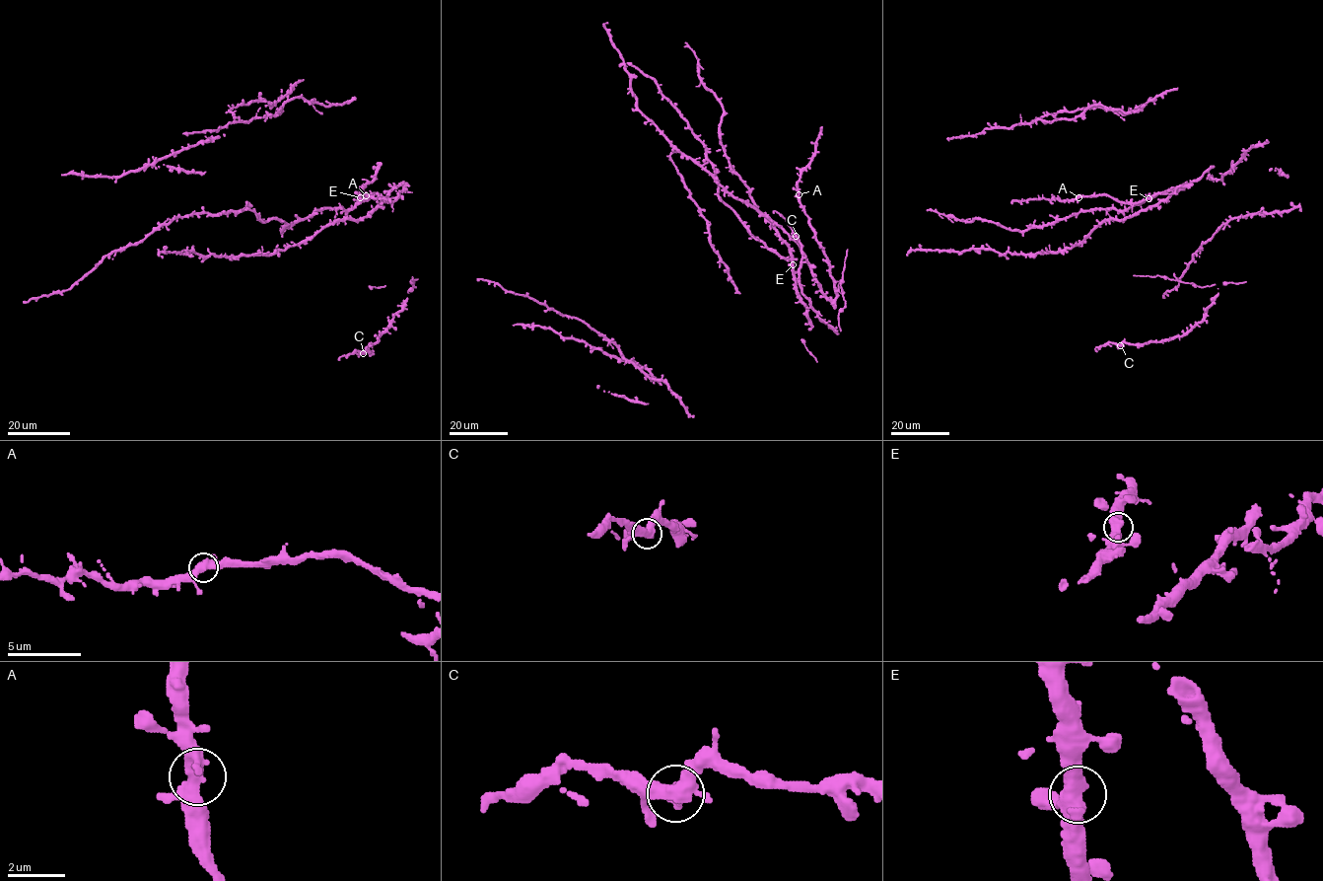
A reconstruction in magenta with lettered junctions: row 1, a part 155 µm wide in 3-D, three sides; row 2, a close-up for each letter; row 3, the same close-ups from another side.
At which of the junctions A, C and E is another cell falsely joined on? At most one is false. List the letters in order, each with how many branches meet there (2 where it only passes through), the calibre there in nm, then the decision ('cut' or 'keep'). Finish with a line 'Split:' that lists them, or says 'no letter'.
A: branches 4; calibre 400 nm; keep
C: branches 4; calibre 400 nm; keep
E: branches 4; calibre 420 nm; keep
Split: no letter

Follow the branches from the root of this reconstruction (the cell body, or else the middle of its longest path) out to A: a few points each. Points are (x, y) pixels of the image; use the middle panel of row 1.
A: (788, 264), (789, 246), (772, 221), (799, 246), (822, 292), (830, 300), (835, 298), (829, 261), (799, 194)

